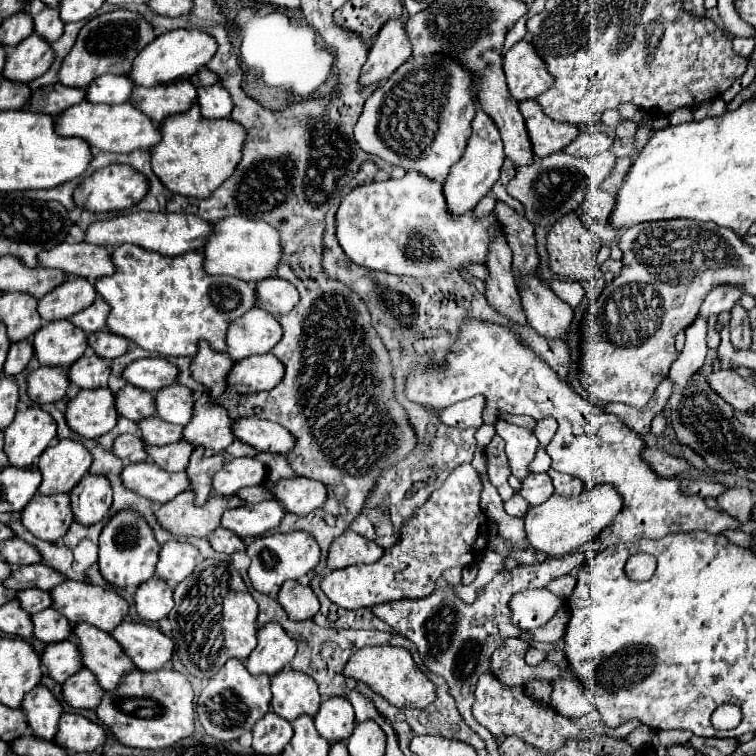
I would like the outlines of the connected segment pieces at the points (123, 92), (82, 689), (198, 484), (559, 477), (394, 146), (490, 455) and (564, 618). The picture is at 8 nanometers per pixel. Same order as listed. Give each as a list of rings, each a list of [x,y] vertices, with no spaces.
[[[101,75],[85,89],[85,101],[89,103],[125,103],[131,95],[131,81],[125,75]]]
[[[81,669],[63,683],[61,693],[65,703],[73,709],[95,709],[97,695],[101,695],[101,687],[93,683],[93,675],[89,675],[89,671]]]
[[[203,447],[193,449],[185,473],[189,477],[189,489],[193,489],[193,493],[195,493],[195,505],[197,507],[201,507],[209,499],[209,495],[213,491],[213,487],[211,487],[213,471],[217,471],[221,465],[223,465],[221,455],[205,457]]]
[[[549,469],[549,477],[553,479],[553,485],[555,485],[555,495],[561,495],[561,497],[571,497],[571,495],[579,495],[579,493],[583,491],[581,481],[579,481],[579,479],[573,479],[571,475],[557,473],[557,471]]]
[[[443,55],[413,57],[403,63],[389,79],[385,79],[385,83],[381,83],[381,87],[377,87],[373,95],[365,101],[365,109],[355,125],[355,141],[363,151],[377,155],[391,165],[399,165],[405,171],[415,169],[431,181],[443,181],[451,165],[461,159],[467,147],[475,103],[477,101],[471,91],[471,73],[463,71],[457,61]]]
[[[495,435],[485,449],[485,455],[487,455],[489,479],[491,483],[495,483],[495,487],[499,487],[499,493],[503,493],[503,497],[507,499],[507,477],[511,475],[511,467],[505,455],[505,441]]]
[[[563,605],[563,607],[551,617],[551,621],[549,621],[545,627],[539,627],[539,629],[529,631],[531,639],[536,642],[555,643],[563,638],[567,621],[569,621],[569,609],[567,609],[567,605]]]

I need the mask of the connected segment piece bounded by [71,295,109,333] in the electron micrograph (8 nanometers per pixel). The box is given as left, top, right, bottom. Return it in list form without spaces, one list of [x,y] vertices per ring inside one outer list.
[[[97,295],[97,299],[87,309],[71,317],[71,323],[81,327],[85,333],[93,333],[105,327],[105,315],[109,315],[109,307],[105,307],[105,301],[101,299],[101,295]]]

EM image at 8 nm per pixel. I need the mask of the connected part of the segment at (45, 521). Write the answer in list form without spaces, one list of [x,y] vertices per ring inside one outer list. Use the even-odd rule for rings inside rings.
[[[35,495],[29,501],[29,507],[25,507],[21,521],[33,535],[37,535],[37,539],[57,543],[73,523],[69,495],[53,495],[53,499]]]

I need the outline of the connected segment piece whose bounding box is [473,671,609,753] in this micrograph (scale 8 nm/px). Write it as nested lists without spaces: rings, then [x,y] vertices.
[[[483,673],[481,679],[477,681],[475,687],[475,703],[473,703],[473,717],[477,719],[479,725],[489,729],[495,739],[505,739],[505,737],[519,737],[525,743],[533,745],[541,753],[553,753],[557,751],[567,739],[589,739],[595,733],[607,733],[609,727],[603,725],[597,713],[589,713],[581,719],[565,719],[563,715],[553,713],[551,707],[541,707],[533,703],[531,699],[525,699],[525,693],[521,687],[501,687],[493,675]]]

